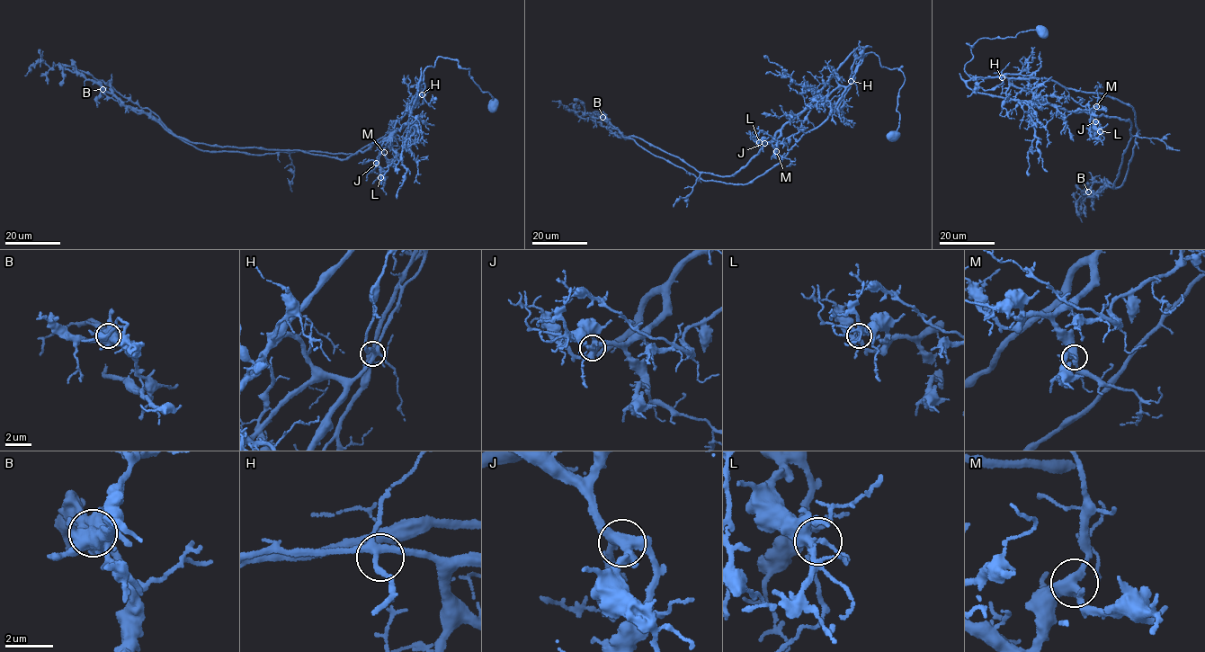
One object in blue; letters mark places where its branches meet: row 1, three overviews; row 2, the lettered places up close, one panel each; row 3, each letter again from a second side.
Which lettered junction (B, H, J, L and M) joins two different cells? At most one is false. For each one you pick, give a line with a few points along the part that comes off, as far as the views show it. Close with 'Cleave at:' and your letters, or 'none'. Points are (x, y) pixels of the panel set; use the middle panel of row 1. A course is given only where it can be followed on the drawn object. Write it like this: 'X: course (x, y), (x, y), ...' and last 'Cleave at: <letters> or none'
B: course (602, 117), (621, 136), (636, 136), (700, 172), (731, 175), (813, 103), (860, 47), (839, 109), (852, 126)
Cleave at: B

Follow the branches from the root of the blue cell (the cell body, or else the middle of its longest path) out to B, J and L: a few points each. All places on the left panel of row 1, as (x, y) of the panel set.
B: (494, 104), (468, 68), (440, 57), (425, 67), (419, 97), (394, 131), (341, 160), (191, 142), (102, 89)
J: (494, 104), (468, 68), (438, 58), (425, 67), (419, 97), (379, 143), (376, 163)
L: (494, 104), (468, 68), (438, 58), (425, 67), (419, 97), (379, 143), (380, 177)

